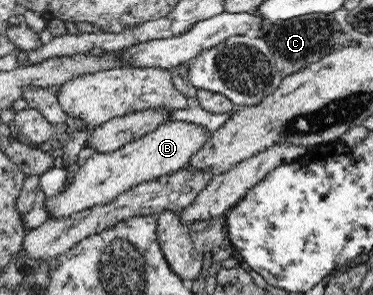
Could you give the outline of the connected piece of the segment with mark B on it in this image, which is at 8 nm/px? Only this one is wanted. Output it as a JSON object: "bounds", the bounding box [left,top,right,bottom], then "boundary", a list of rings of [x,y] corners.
{"bounds":[44,121,210,220],"boundary":[[[168,121],[114,152],[93,152],[90,158],[78,164],[58,192],[46,196],[44,210],[48,218],[64,220],[81,210],[112,202],[119,194],[125,193],[137,184],[184,169],[190,158],[196,154],[196,150],[200,150],[200,146],[210,136],[209,130],[202,125]]]}

